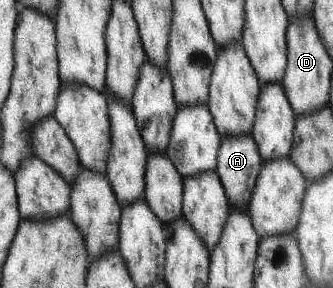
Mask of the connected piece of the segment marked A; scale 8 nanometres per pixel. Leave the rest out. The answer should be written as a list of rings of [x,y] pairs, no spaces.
[[[250,133],[220,136],[214,170],[229,207],[248,210],[248,199],[261,164],[262,159]]]

